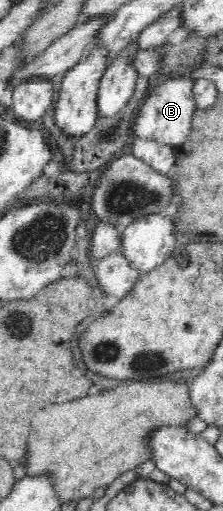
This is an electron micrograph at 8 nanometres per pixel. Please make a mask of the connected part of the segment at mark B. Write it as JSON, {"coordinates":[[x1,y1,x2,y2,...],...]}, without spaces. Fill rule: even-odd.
{"coordinates":[[182,75,165,81,162,85,151,87,154,91,148,92,148,96,142,103,135,124,136,135,134,138,152,138,158,142,179,146,192,135,192,121,196,107,196,96,194,96,195,79,190,75]]}

